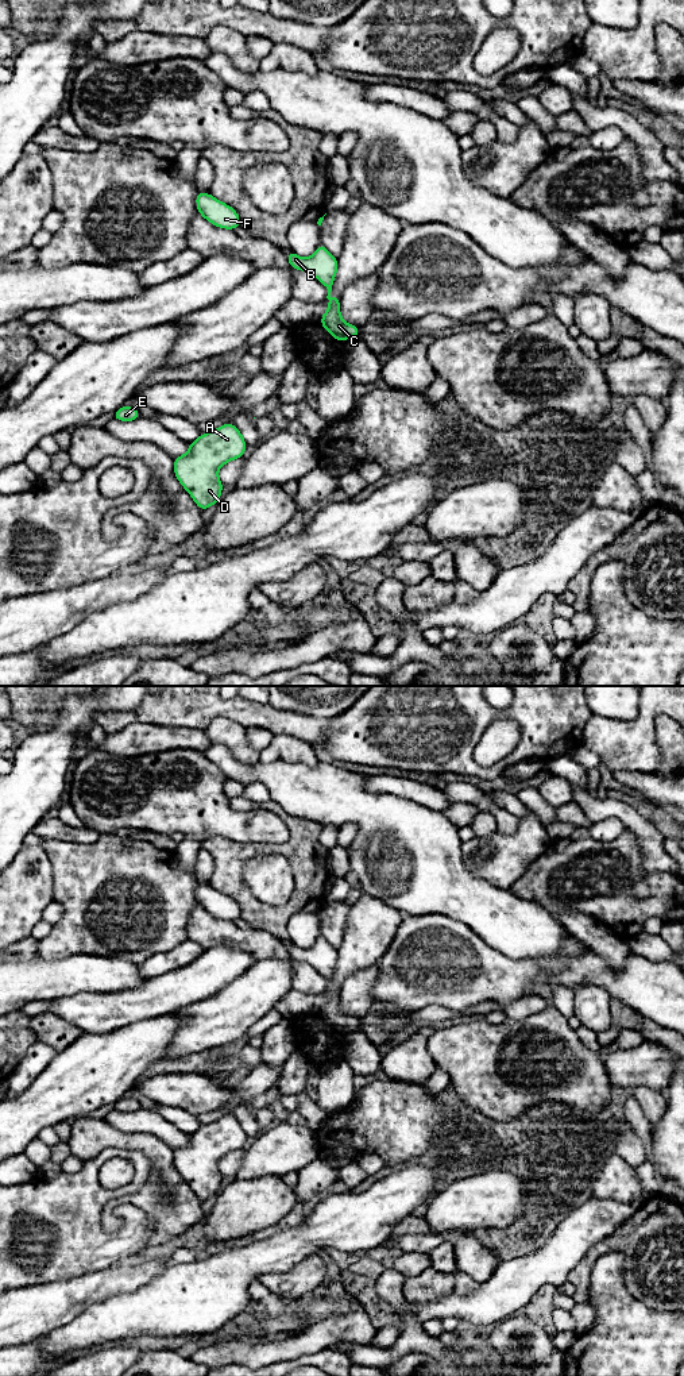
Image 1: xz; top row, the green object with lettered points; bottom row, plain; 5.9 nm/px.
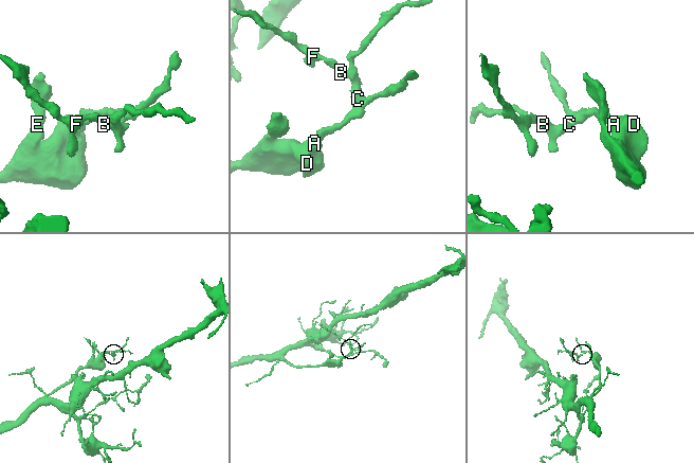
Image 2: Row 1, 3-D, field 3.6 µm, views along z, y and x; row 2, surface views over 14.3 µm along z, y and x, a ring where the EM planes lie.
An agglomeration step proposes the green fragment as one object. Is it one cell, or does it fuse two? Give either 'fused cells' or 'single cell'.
fused cells

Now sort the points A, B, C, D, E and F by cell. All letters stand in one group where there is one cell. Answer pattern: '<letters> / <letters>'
A D E / B C F

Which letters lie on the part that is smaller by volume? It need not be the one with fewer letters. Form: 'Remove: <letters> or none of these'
Remove: B, C, F

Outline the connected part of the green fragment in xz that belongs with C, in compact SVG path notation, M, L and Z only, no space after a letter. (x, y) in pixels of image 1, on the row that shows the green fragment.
M320 242L316 253L309 258L302 258L295 255L293 251L286 254L286 258L291 267L295 270L305 270L314 275L321 284L328 289L326 298L329 300L329 307L321 317L320 324L333 336L333 338L356 338L360 334L360 328L356 325L345 323L340 316L340 297L332 297L332 285L339 269L337 259L324 247Z

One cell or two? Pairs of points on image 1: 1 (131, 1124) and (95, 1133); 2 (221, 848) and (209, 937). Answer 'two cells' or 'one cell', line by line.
1: two cells
2: two cells

